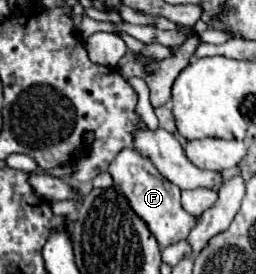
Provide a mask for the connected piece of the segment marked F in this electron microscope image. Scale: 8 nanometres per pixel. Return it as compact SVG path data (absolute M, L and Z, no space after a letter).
M124 148L120 154L112 160L108 166L108 172L114 180L114 188L118 194L122 194L132 210L146 222L154 238L158 240L160 248L166 248L170 244L176 244L188 236L192 226L196 224L196 218L190 216L182 206L180 206L180 188L168 182L156 166L152 166L152 160L144 158L136 148Z

